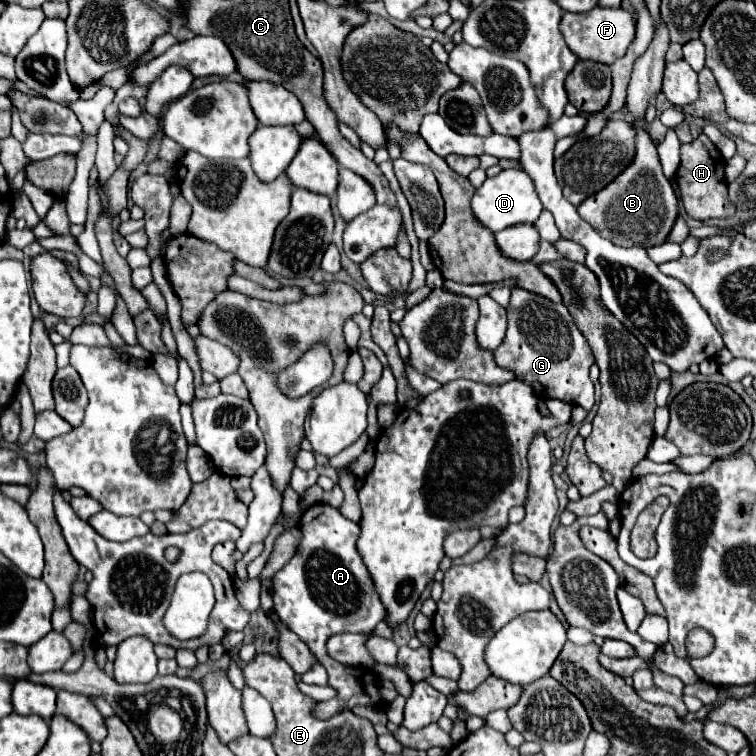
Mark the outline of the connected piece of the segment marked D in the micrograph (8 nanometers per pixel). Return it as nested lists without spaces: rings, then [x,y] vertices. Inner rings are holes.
[[[509,168],[501,170],[493,178],[487,178],[483,186],[475,190],[471,198],[471,210],[481,226],[485,226],[491,232],[499,232],[515,224],[535,222],[543,210],[543,204],[539,202],[539,196],[535,196],[535,186],[531,184],[531,178],[517,168]]]

